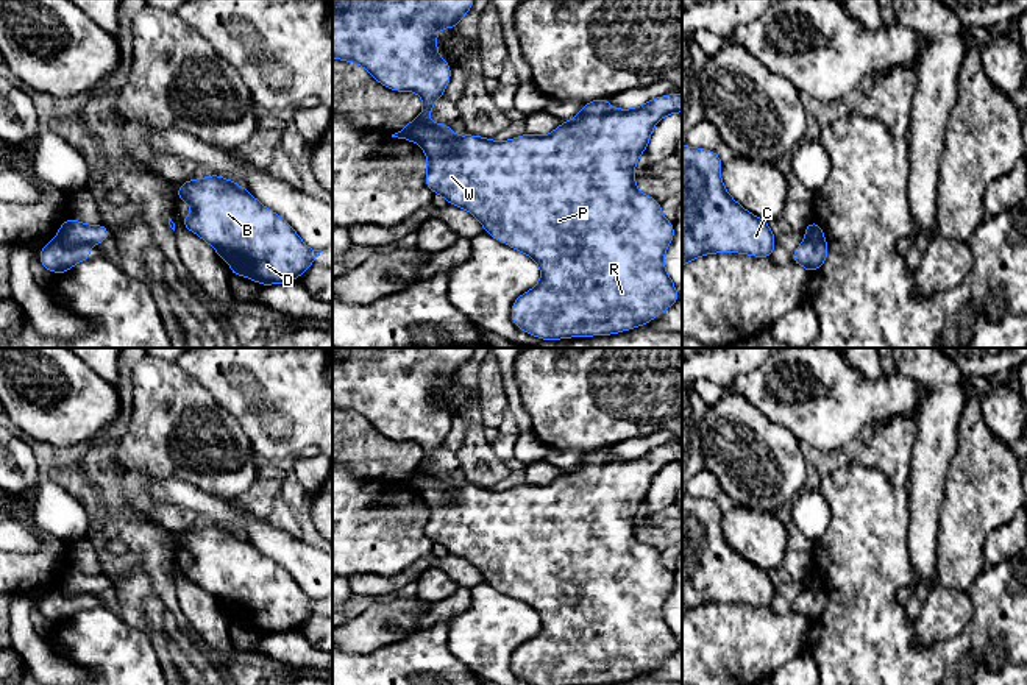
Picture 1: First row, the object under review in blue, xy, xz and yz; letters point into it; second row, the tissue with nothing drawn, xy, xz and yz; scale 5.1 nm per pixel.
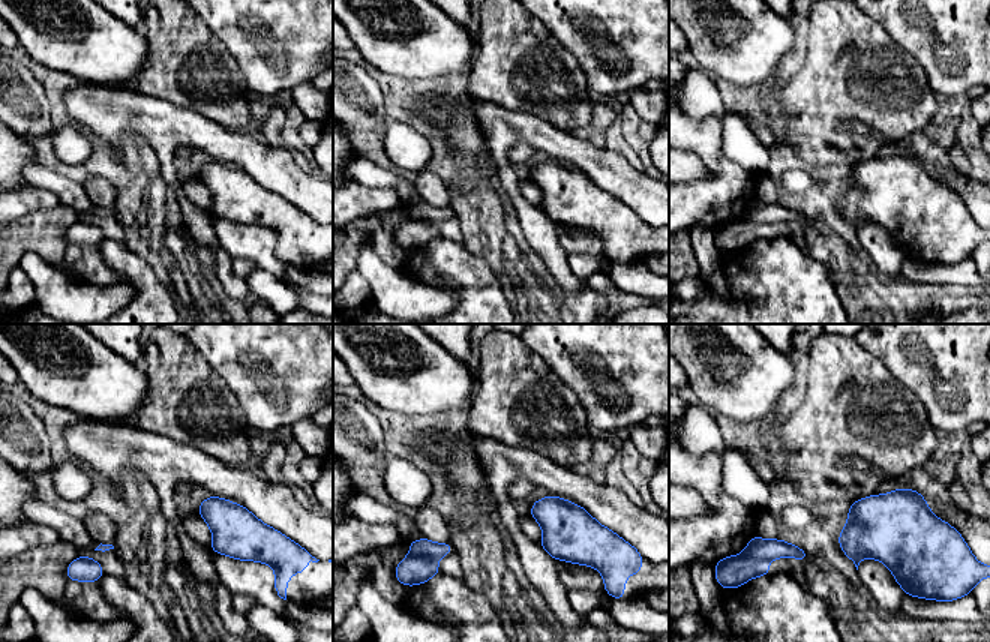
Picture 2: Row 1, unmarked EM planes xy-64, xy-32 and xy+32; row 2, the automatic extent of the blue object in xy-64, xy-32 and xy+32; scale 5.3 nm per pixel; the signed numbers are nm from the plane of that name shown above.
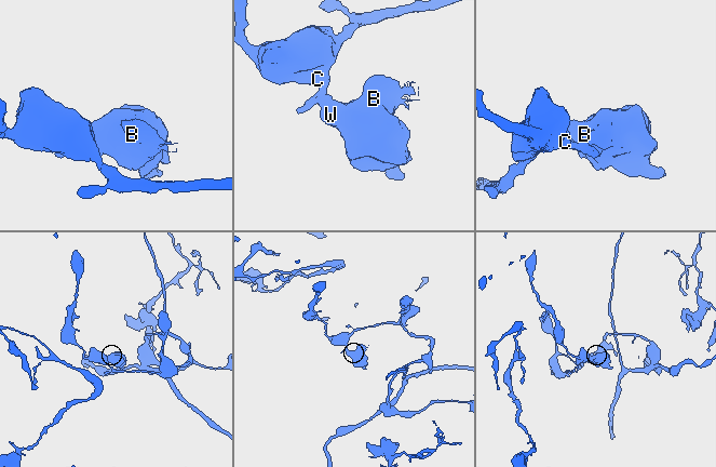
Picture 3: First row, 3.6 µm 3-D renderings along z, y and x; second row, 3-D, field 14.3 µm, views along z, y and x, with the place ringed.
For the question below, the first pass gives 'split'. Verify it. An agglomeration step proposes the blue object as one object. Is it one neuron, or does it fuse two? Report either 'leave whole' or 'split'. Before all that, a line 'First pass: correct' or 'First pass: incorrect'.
First pass: correct
split

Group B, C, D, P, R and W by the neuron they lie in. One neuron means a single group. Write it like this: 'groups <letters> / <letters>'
groups B D P R W / C

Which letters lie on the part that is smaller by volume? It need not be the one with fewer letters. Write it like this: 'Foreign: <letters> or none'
Foreign: B, D, P, R, W

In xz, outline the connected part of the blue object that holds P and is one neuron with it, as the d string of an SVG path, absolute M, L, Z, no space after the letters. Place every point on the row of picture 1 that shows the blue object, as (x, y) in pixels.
M681 92L652 98L635 109L613 109L609 98L587 101L573 120L562 122L548 136L524 133L496 142L471 134L457 137L445 123L415 130L428 158L426 187L450 204L467 209L487 234L540 265L540 282L512 304L510 318L517 328L542 340L617 334L646 325L679 300L663 265L674 225L663 217L660 203L641 193L634 179L634 167L648 147L654 125L673 112L682 112Z

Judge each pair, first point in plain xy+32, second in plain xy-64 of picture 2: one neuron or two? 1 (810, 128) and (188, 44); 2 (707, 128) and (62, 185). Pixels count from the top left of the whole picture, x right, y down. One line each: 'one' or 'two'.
1: one
2: two

